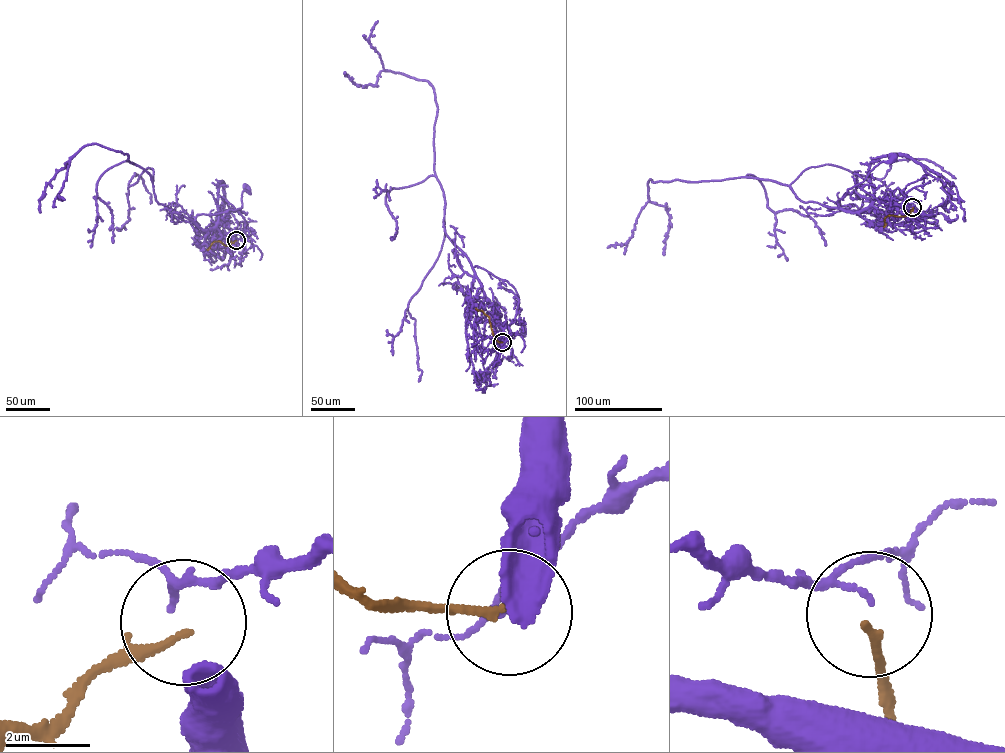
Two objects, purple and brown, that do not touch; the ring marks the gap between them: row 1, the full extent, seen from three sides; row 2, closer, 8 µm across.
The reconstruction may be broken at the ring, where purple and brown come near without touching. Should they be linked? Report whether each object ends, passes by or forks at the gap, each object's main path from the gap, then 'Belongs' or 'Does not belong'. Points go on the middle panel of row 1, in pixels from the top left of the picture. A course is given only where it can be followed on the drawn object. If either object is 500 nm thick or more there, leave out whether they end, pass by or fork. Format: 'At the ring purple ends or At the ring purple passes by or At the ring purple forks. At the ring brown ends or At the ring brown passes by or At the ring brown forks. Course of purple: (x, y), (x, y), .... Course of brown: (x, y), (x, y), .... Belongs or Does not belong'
At the ring purple ends. At the ring brown ends. Course of purple: (502, 342), (510, 330), (498, 320), (474, 267), (505, 280), (515, 289), (523, 332). Course of brown: (502, 342), (494, 336), (489, 317), (476, 308). Does not belong

